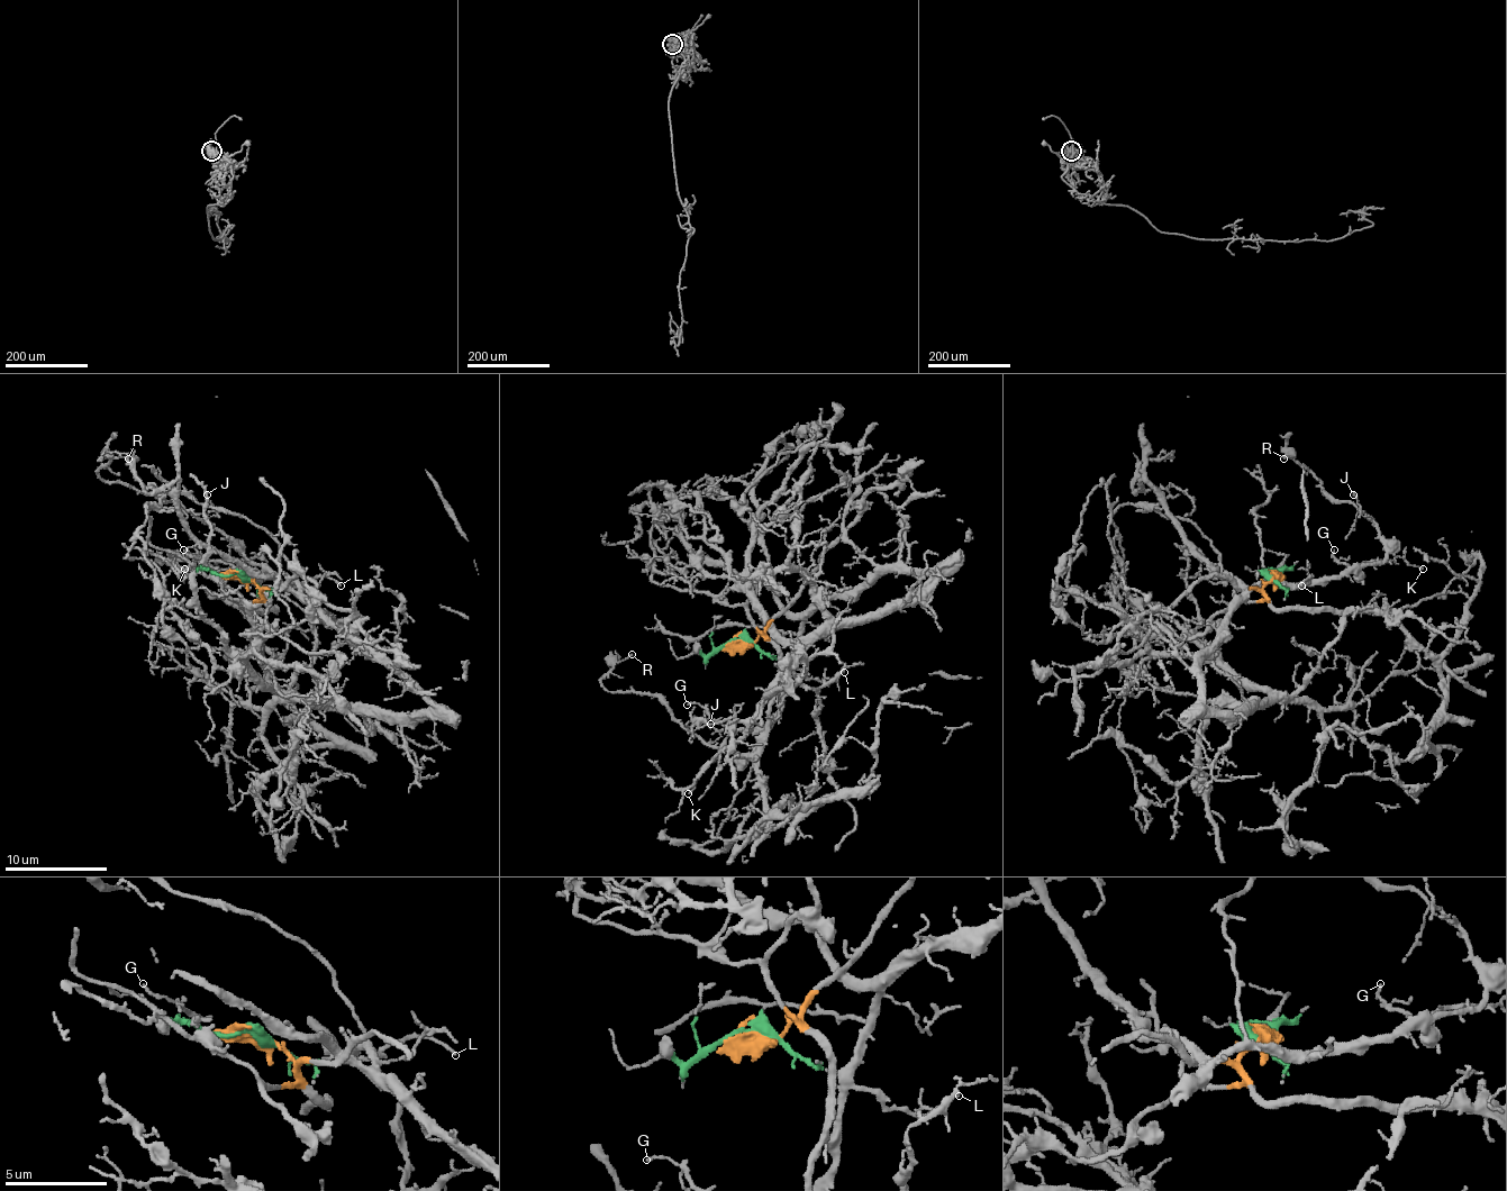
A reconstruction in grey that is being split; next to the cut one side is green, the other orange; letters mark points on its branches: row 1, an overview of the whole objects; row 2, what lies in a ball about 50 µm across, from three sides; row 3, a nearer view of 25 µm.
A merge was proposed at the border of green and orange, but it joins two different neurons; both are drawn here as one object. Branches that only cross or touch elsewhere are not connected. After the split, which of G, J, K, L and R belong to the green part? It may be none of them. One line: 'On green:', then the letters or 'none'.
On green: G, J, K, L, R

